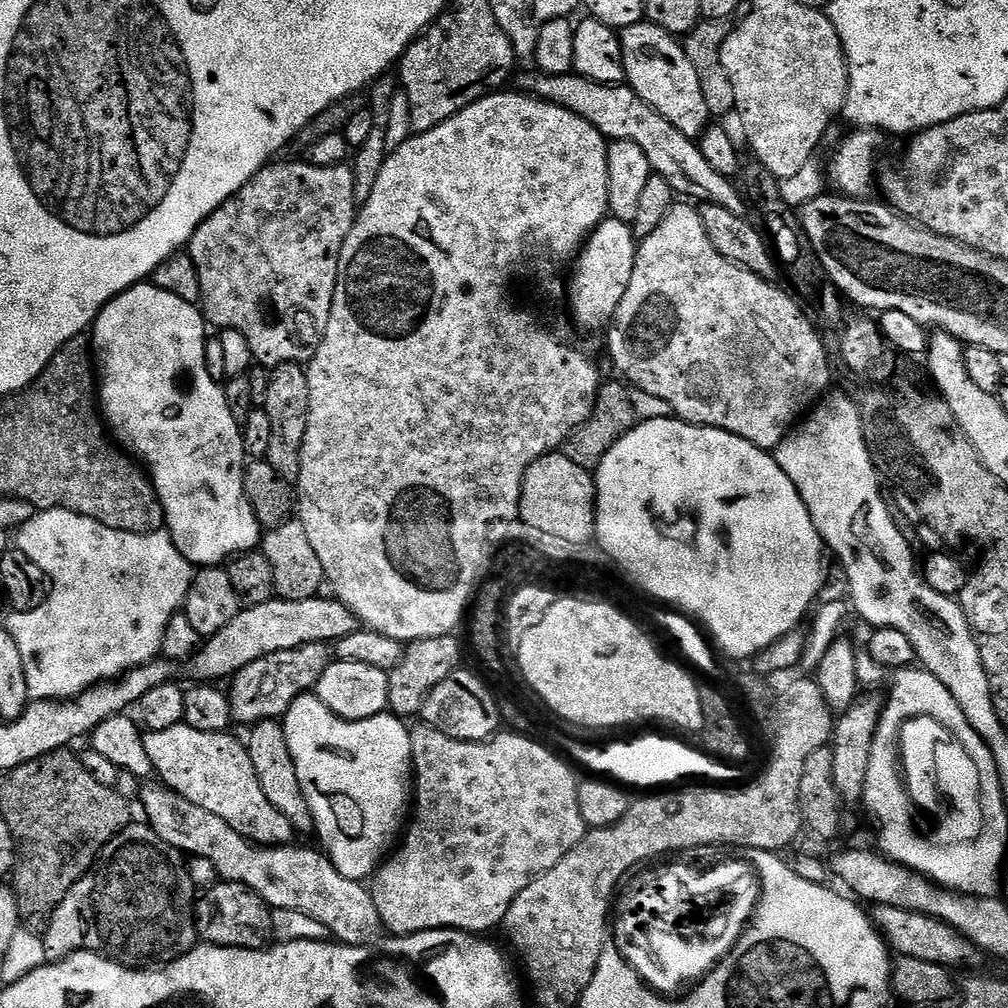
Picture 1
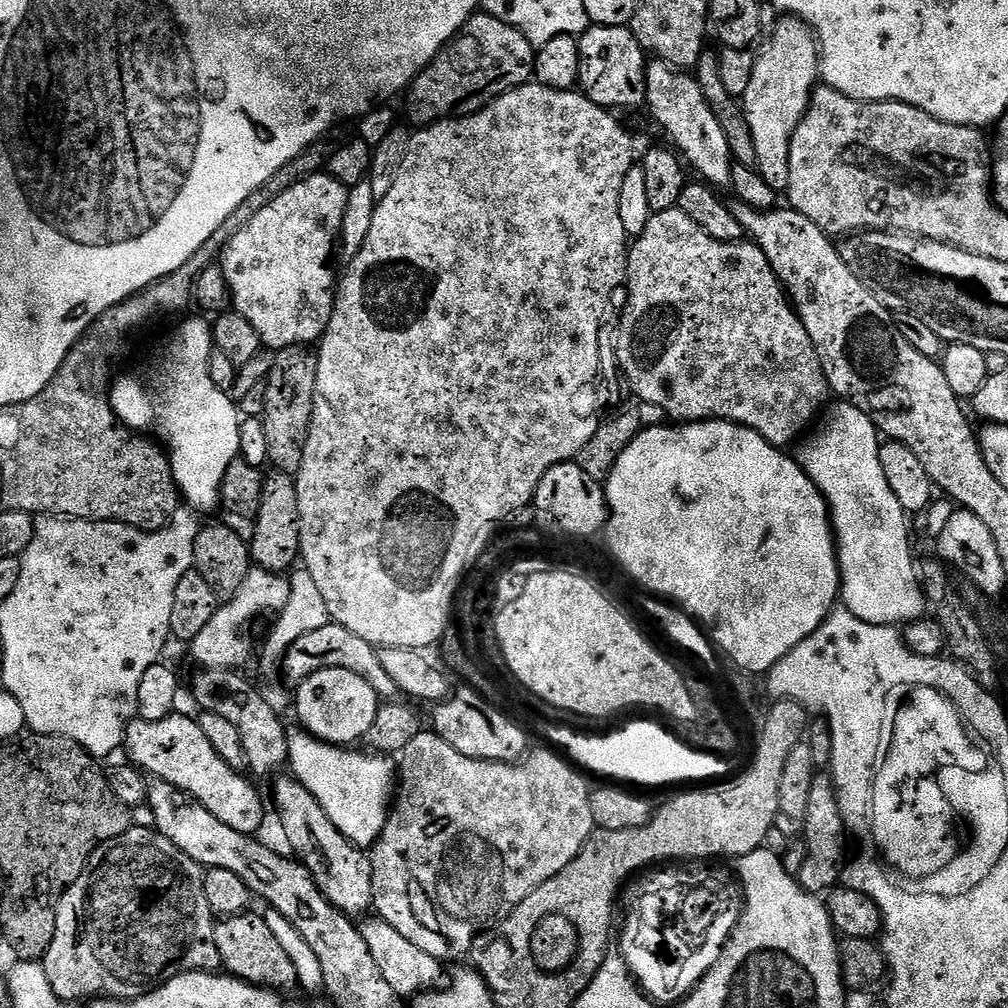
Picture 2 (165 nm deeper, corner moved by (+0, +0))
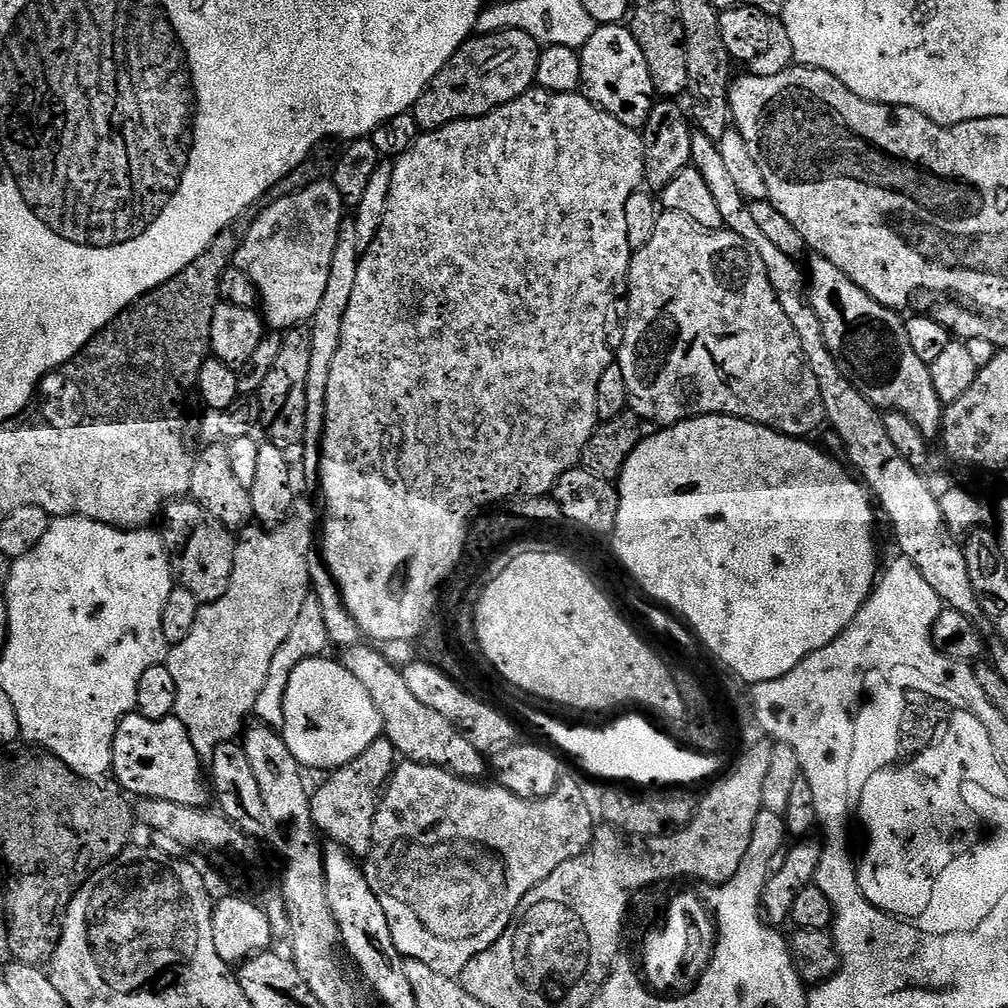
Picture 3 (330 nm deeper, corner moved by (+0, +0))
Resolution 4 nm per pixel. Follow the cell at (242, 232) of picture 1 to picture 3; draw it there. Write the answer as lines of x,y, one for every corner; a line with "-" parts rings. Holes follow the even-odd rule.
325,178
306,186
306,190
271,201
267,206
269,208
259,209
256,221
250,226
238,250
234,266
246,273
250,282
254,282
260,295
259,307
269,329
299,328
311,321
322,303
322,293
326,291
326,281
330,279
330,261
334,258
334,246
338,246
340,227
346,219
346,205
331,179

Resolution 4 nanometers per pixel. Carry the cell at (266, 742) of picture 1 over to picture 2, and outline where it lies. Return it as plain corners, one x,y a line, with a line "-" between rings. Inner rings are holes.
291,774
282,775
275,777
277,780
272,788
272,800
276,803
280,828
292,847
291,855
304,865
304,869
314,878
318,890
322,890
322,894
339,912
353,918
371,913
374,894
371,855
350,842
350,838
346,838
346,834
342,834
342,830
338,830
338,826
326,818
326,810
318,806
318,798
314,798
314,794
310,794
300,780

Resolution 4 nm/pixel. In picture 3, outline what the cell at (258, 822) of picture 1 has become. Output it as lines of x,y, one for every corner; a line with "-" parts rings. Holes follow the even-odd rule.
129,714
116,726
112,743
111,775
121,784
125,793
145,800
165,800
191,808
203,808
210,800
206,772
200,769
202,758
186,734
176,715
164,720
151,720
139,714

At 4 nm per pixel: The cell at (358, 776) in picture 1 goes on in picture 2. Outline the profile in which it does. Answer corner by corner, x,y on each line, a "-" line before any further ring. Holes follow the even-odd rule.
296,730
288,737
287,767
291,775
318,798
318,806
326,810
326,818
350,838
359,848
371,849
388,821
390,805
394,800
394,785
398,768
387,755
371,751
352,752
351,747
327,744
303,730

